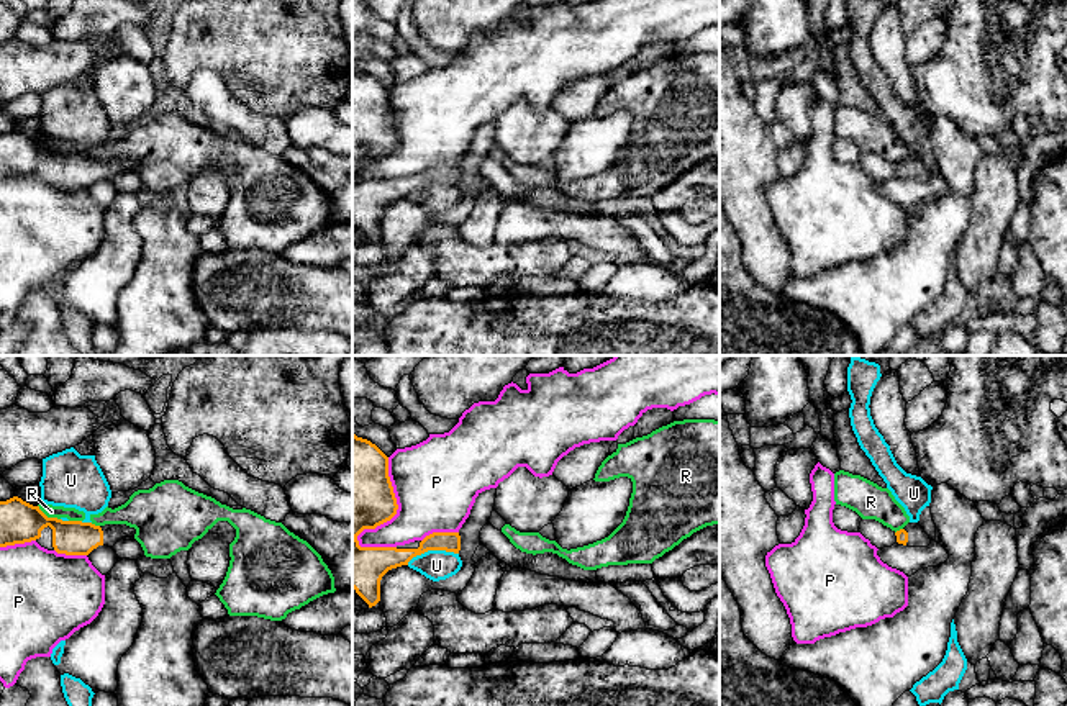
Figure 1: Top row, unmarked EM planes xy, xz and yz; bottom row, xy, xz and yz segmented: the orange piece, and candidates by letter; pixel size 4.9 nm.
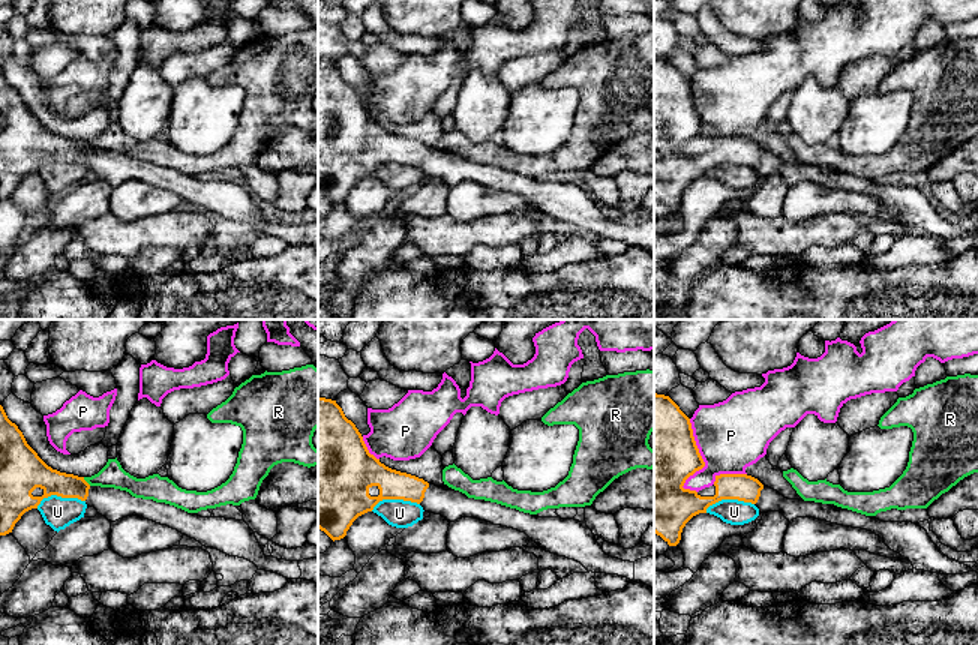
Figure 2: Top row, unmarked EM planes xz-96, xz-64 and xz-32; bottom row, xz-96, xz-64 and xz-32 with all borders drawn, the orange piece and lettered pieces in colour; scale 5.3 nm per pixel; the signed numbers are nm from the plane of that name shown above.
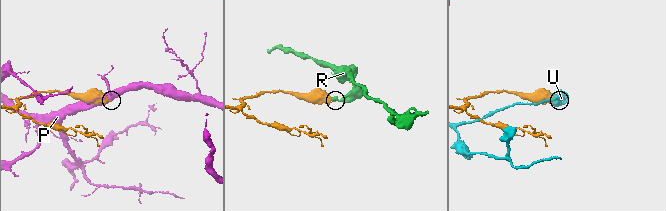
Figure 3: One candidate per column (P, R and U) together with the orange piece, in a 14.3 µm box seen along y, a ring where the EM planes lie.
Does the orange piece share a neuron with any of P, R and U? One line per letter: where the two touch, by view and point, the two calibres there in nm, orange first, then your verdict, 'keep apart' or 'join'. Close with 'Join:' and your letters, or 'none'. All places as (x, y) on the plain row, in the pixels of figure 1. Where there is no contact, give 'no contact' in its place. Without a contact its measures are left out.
P: meets orange in xz at (397, 141); 380 nm thick on the orange side, 420 nm on the other; keep apart
R: meets orange in xy at (46, 149); 200 nm thick on the orange side, 60 nm on the other; keep apart
U: meets orange in xz at (431, 182); 130 nm thick on the orange side, 150 nm on the other; keep apart
Join: none

